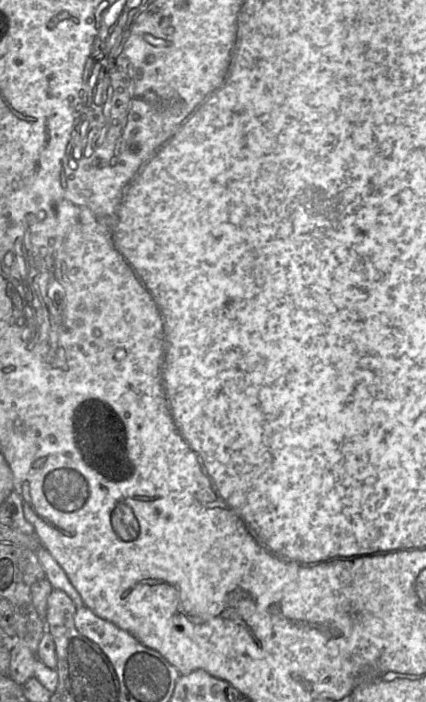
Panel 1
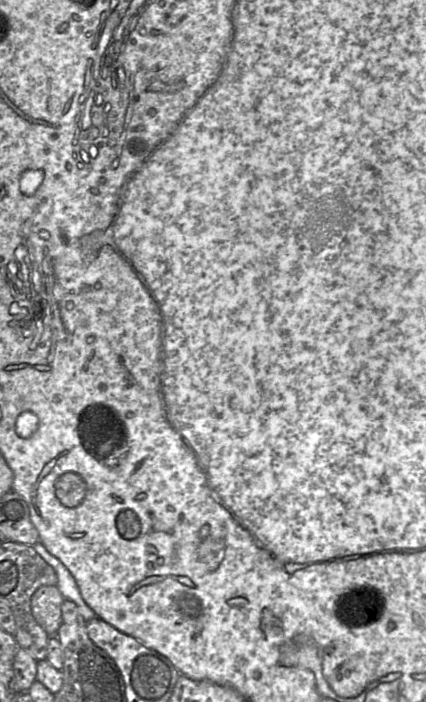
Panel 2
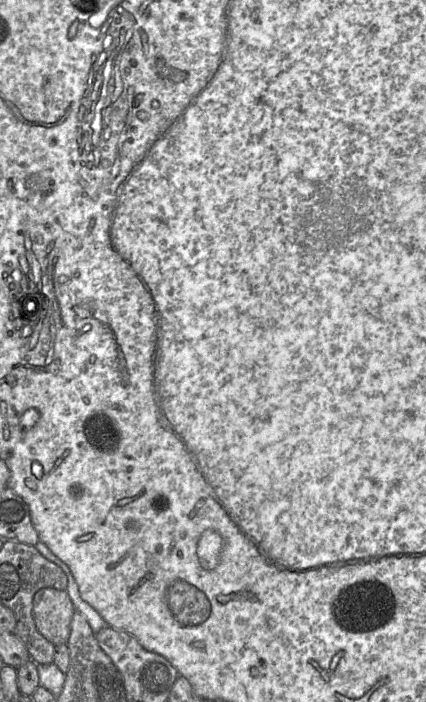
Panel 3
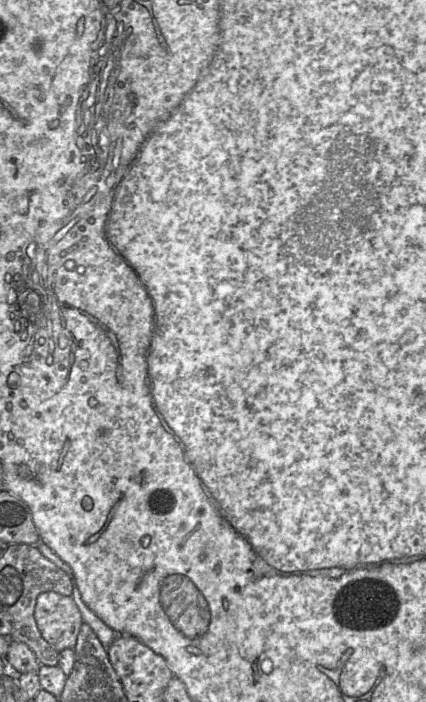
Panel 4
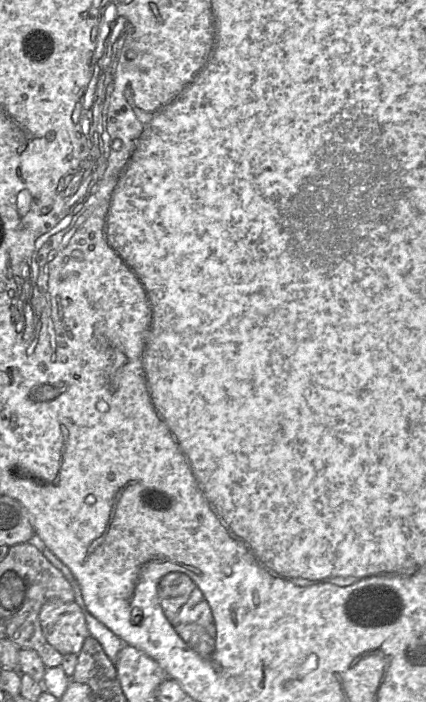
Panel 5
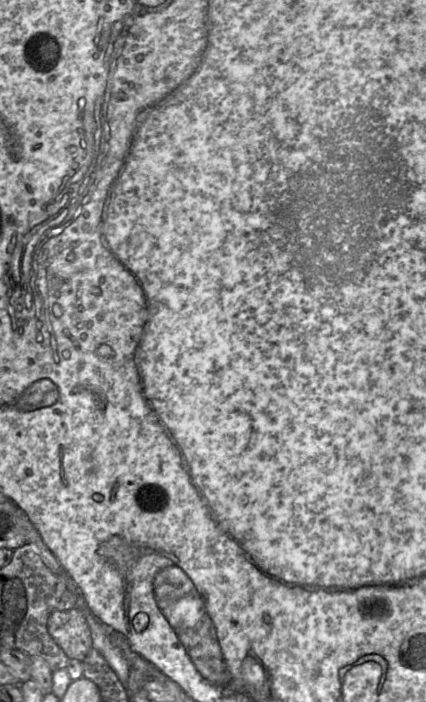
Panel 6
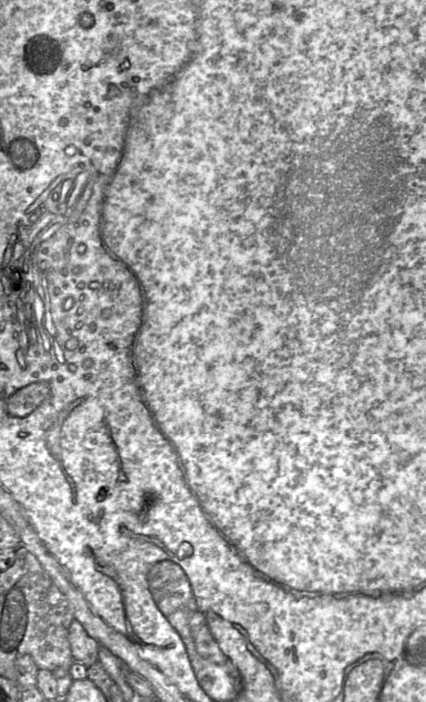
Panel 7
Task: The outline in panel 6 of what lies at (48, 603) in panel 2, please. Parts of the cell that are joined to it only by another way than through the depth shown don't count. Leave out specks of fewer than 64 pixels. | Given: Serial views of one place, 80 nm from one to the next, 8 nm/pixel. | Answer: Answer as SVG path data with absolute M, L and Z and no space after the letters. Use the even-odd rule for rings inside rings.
M78 608L53 611L47 620L47 630L69 659L82 661L92 649L87 620Z

